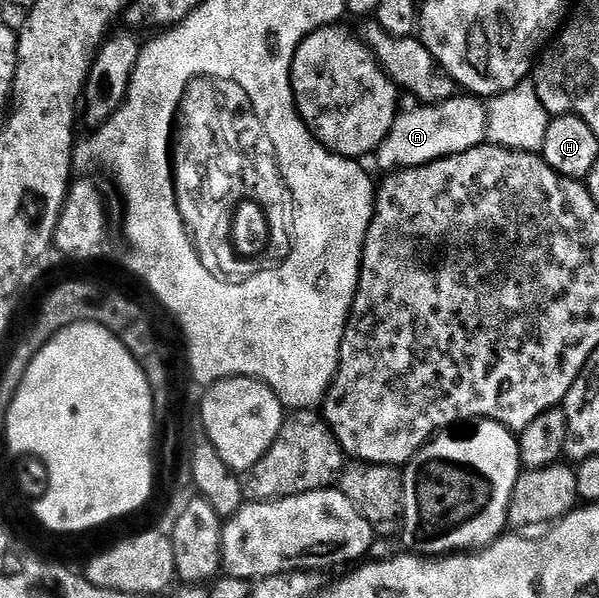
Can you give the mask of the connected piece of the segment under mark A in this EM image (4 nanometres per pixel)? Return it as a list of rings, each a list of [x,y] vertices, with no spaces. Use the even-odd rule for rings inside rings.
[[[470,93],[456,94],[444,103],[429,103],[400,112],[390,127],[385,141],[374,152],[380,172],[390,173],[401,168],[429,165],[474,147],[482,147],[487,139],[487,109],[482,98]]]

